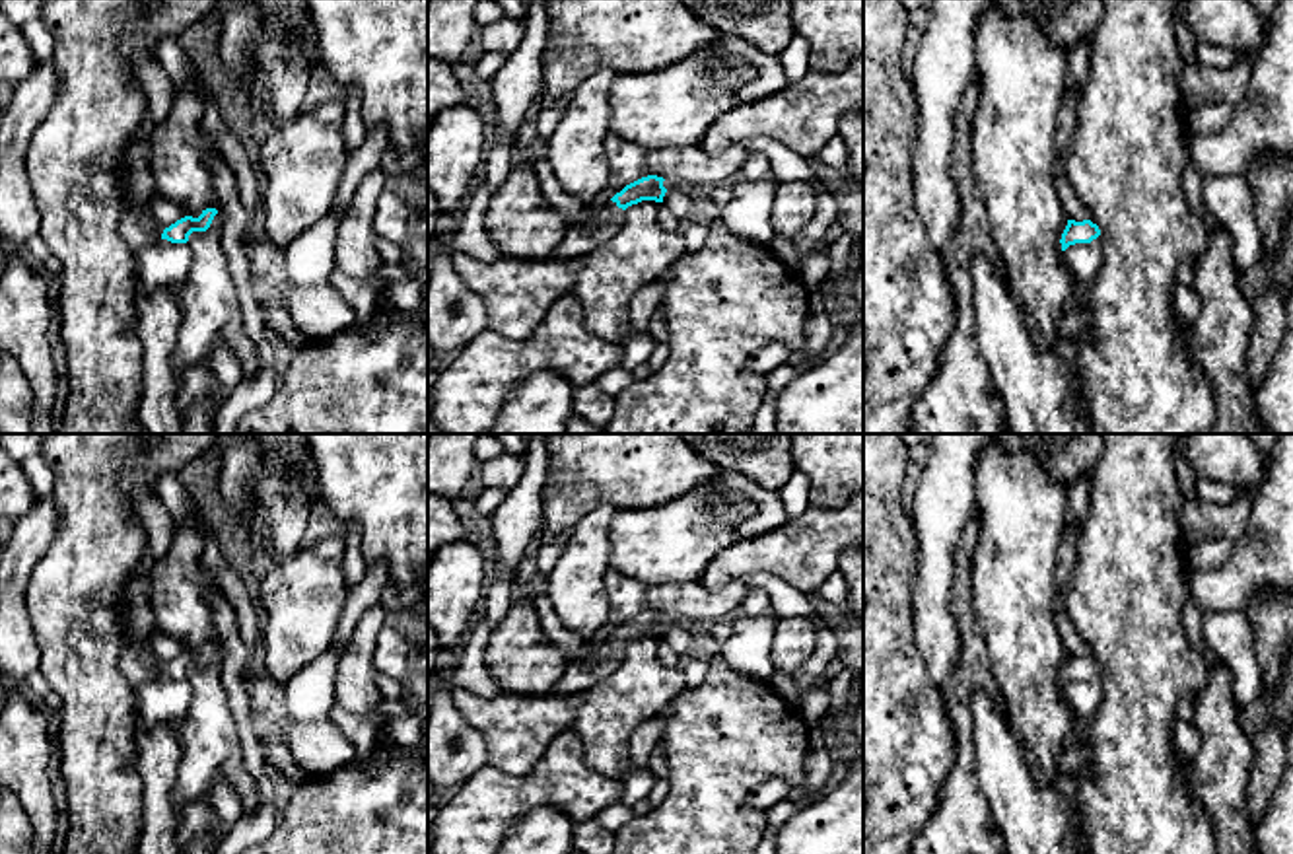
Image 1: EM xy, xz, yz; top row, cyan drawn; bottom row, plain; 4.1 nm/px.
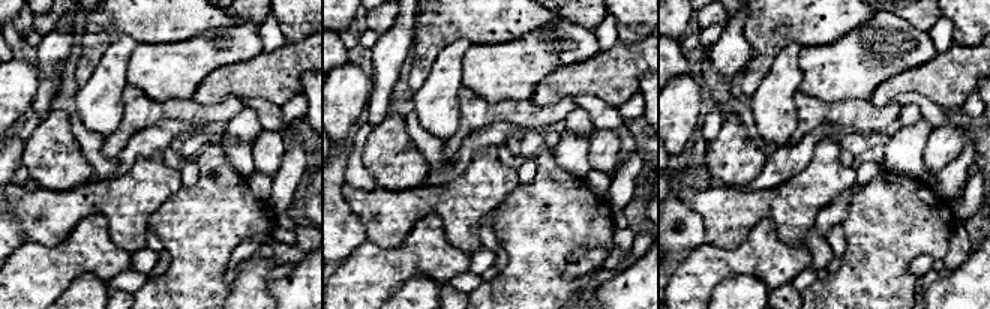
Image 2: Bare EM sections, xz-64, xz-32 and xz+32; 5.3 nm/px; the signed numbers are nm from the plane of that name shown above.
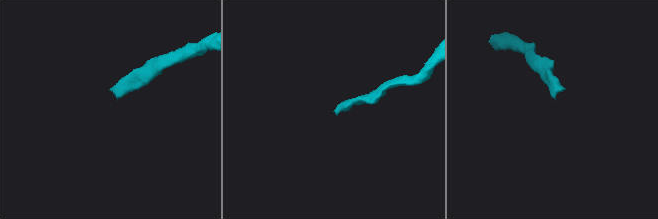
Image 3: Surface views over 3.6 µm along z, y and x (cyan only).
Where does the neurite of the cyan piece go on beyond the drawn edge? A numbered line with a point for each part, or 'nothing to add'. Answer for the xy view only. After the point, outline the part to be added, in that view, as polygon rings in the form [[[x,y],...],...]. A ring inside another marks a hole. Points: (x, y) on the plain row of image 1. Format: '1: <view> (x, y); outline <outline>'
1: xy (162, 699); outline [[[167,675],[150,677],[134,691],[136,716],[144,728],[159,724],[179,724],[192,700],[189,679],[171,679]]]

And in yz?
1: yz (1083, 697); outline [[[1101,671],[1091,679],[1075,679],[1064,687],[1064,702],[1071,708],[1077,726],[1095,718],[1102,700]]]

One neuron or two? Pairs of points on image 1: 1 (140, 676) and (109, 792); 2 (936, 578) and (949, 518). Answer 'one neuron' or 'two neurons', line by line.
1: two neurons
2: one neuron

